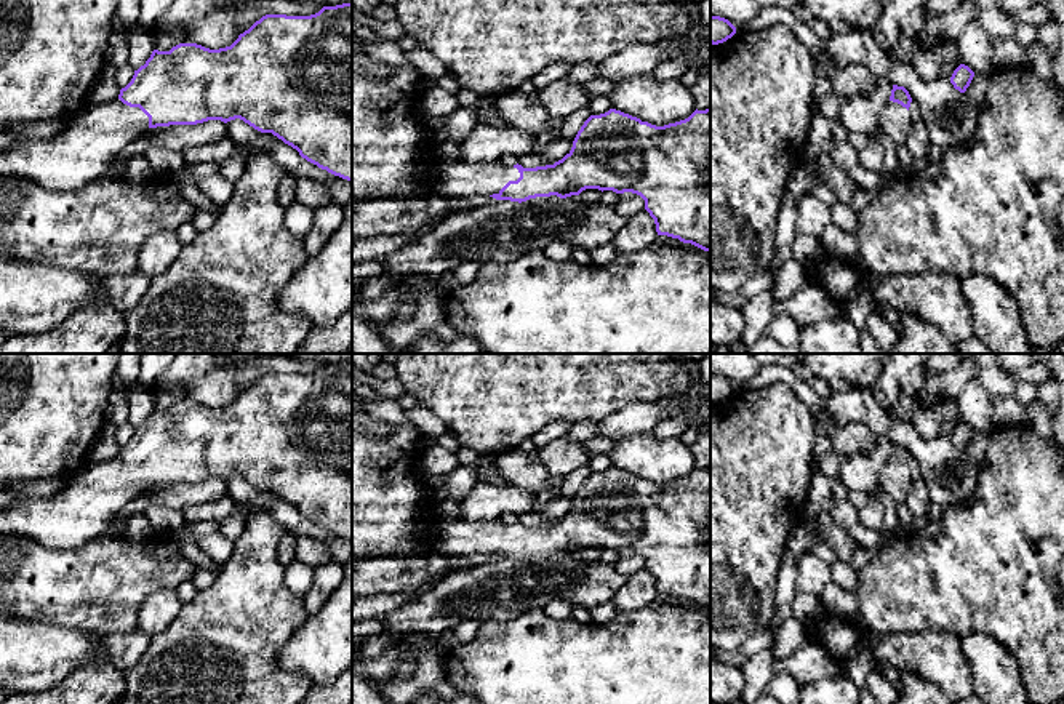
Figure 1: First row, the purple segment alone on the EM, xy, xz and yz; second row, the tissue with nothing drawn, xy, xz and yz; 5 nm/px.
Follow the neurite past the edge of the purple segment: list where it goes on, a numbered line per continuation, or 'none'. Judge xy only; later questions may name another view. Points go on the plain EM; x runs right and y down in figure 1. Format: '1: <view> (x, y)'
1: xy (88, 501)

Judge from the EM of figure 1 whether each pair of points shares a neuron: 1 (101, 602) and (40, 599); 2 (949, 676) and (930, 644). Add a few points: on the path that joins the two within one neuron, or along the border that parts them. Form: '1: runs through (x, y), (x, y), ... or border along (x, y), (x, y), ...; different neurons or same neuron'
1: runs through (87, 599), (55, 599); same neuron
2: runs through (948, 668), (932, 652); same neuron

